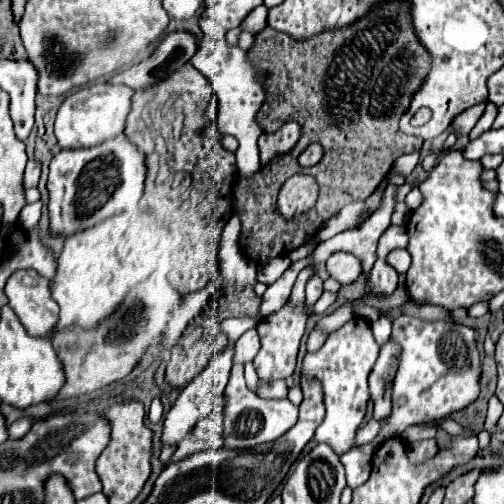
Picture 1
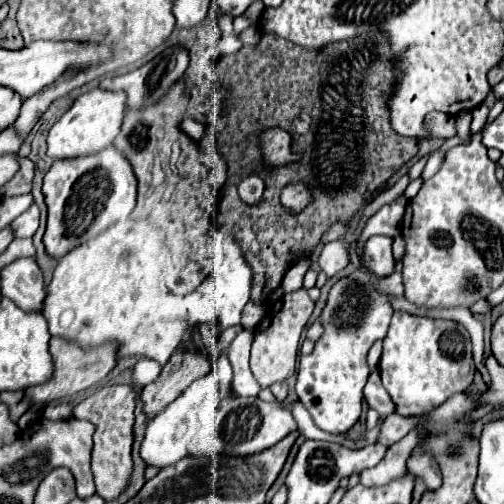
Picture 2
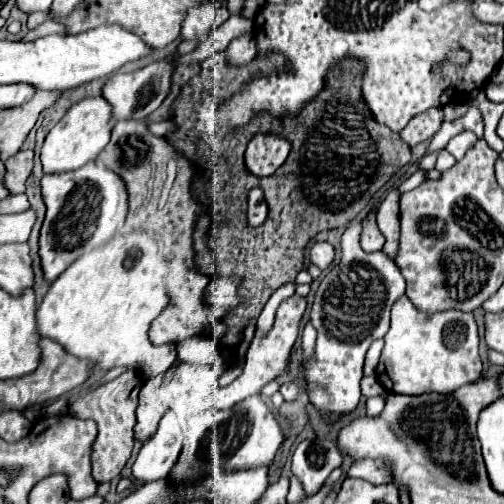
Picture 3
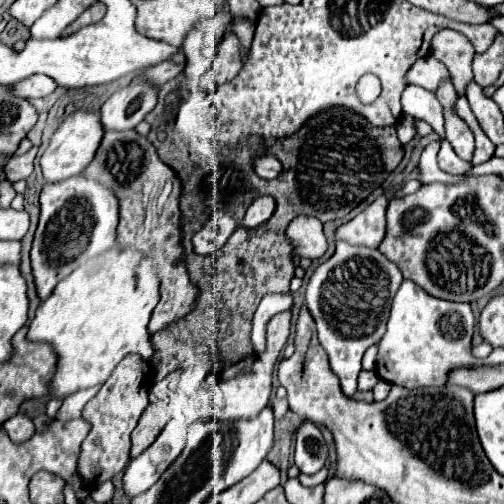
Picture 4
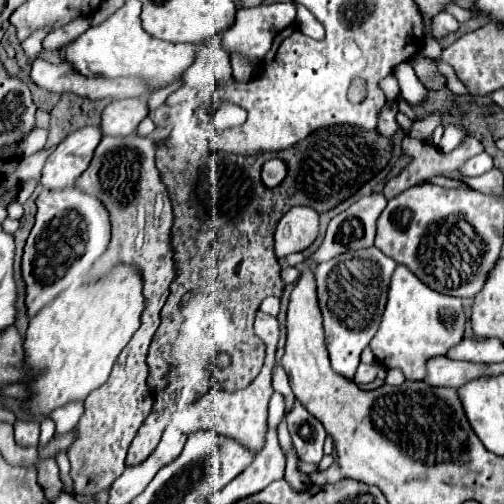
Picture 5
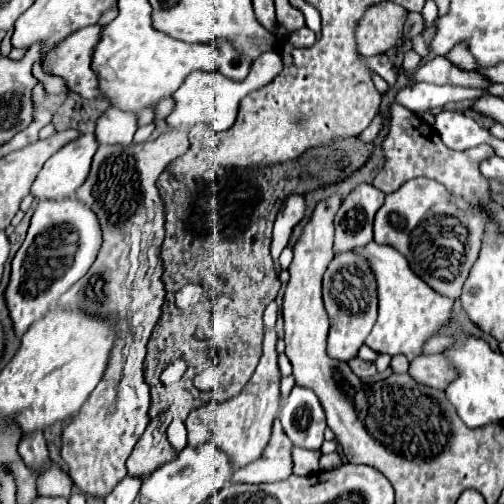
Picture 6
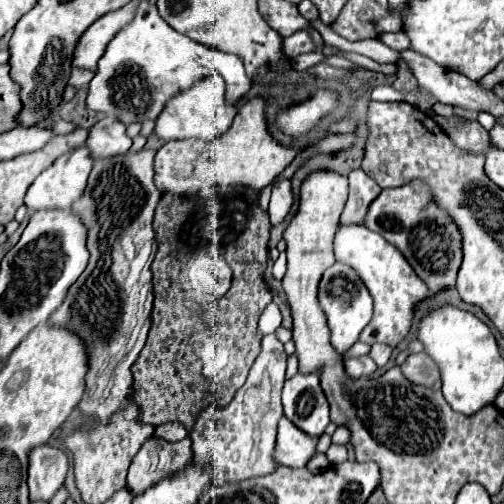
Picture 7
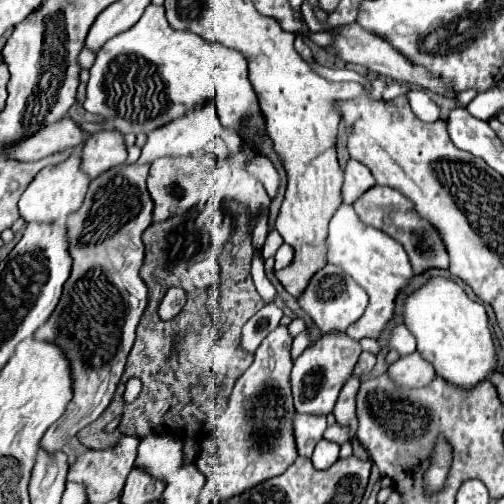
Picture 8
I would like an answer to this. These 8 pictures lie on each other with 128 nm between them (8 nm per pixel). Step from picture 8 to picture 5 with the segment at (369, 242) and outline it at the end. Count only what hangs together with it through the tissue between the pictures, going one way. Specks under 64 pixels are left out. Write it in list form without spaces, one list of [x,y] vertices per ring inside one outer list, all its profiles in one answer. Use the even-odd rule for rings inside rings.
[[[398,266],[392,276],[380,330],[372,338],[370,348],[384,368],[398,368],[404,372],[406,380],[420,382],[426,378],[426,362],[430,358],[446,356],[450,348],[460,344],[464,338],[464,324],[466,314],[460,298],[430,290],[412,272],[408,272],[404,266]]]

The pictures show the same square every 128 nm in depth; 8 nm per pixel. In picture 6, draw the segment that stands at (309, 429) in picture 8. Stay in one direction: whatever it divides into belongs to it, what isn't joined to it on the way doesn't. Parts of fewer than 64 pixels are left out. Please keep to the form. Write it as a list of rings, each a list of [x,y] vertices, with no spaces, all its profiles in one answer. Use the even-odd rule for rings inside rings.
[[[274,420],[272,438],[262,452],[262,456],[242,468],[238,468],[232,476],[234,484],[264,484],[264,482],[280,482],[292,474],[292,442],[282,430],[280,420]]]

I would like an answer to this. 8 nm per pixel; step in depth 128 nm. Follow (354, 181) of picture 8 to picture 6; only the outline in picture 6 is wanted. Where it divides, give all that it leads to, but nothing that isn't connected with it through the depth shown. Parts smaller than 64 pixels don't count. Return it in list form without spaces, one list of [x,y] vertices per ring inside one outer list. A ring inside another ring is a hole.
[[[360,184],[350,192],[334,218],[336,254],[360,248],[372,240],[372,222],[380,204],[384,204],[384,194],[370,184]]]

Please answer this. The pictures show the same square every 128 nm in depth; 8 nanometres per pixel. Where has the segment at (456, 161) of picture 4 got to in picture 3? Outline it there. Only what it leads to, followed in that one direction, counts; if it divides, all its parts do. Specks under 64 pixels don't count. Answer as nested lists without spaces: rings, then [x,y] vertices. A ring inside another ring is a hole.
[[[446,149],[440,151],[439,156],[437,158],[435,169],[440,172],[444,172],[452,168],[454,166],[455,160],[452,155],[450,155]]]

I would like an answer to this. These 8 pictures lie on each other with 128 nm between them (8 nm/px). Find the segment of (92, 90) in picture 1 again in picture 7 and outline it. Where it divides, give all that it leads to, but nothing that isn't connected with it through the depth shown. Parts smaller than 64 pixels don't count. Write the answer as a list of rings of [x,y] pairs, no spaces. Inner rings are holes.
[[[88,146],[74,148],[72,152],[66,152],[64,156],[56,158],[52,166],[48,166],[28,188],[26,192],[26,206],[31,211],[38,212],[44,208],[70,208],[78,198],[80,192],[84,192],[84,184],[88,180],[88,174],[92,170],[92,156]]]

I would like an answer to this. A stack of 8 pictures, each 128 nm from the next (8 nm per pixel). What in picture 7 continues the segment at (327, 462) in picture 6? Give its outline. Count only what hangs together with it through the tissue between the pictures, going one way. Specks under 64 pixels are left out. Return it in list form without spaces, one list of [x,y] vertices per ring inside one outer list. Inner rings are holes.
[[[332,444],[332,446],[326,450],[326,458],[328,458],[330,464],[342,464],[342,462],[346,462],[346,458],[348,458],[346,446],[336,446],[336,444]]]

